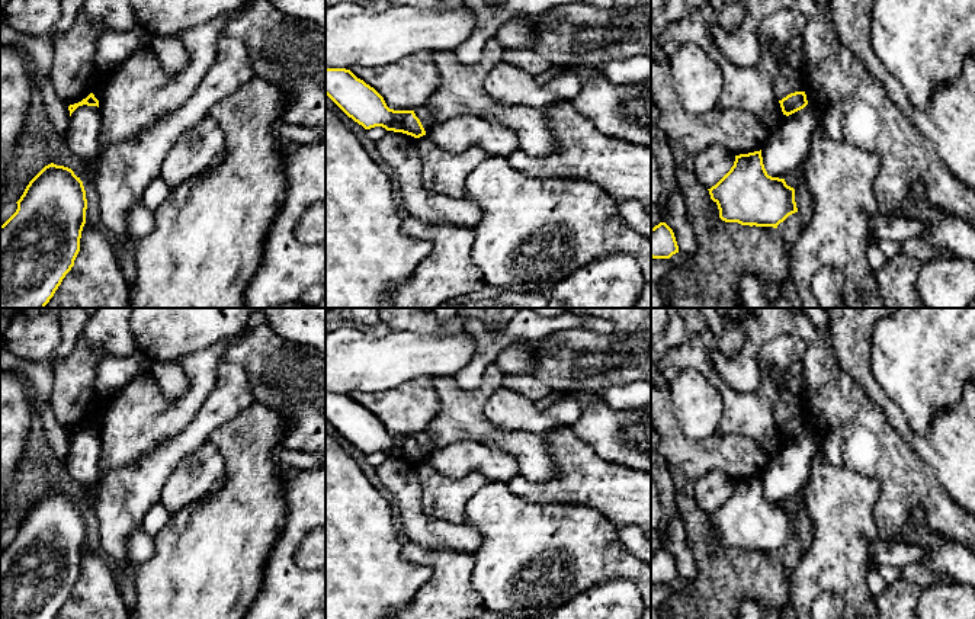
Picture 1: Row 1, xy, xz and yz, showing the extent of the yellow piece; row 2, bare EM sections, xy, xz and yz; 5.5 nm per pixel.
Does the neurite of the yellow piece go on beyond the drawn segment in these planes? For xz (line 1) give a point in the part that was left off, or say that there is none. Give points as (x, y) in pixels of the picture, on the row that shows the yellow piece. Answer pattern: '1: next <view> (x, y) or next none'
1: next none

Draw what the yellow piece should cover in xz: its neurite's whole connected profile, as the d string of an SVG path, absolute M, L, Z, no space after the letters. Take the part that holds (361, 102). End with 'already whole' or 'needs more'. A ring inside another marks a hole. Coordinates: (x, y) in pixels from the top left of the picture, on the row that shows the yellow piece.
M325 68L325 94L365 129L382 126L414 138L426 131L414 110L389 109L384 97L346 68Z; already whole

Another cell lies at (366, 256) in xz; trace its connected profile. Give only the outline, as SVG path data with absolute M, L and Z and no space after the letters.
M325 108L325 308L379 308L391 292L405 283L433 244L401 232L397 199L387 173L371 158L352 134Z

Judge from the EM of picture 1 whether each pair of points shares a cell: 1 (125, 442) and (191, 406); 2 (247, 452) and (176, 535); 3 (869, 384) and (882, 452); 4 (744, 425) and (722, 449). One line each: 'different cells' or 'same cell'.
1: same cell
2: same cell
3: different cells
4: different cells

